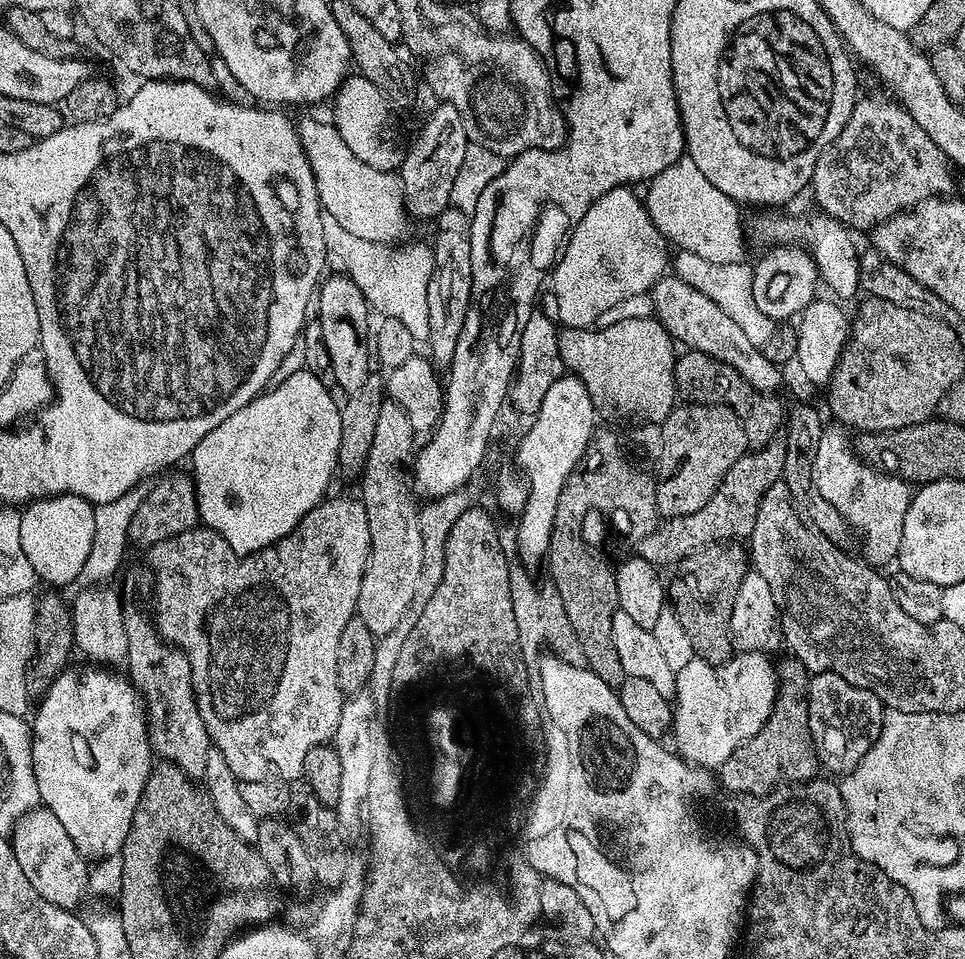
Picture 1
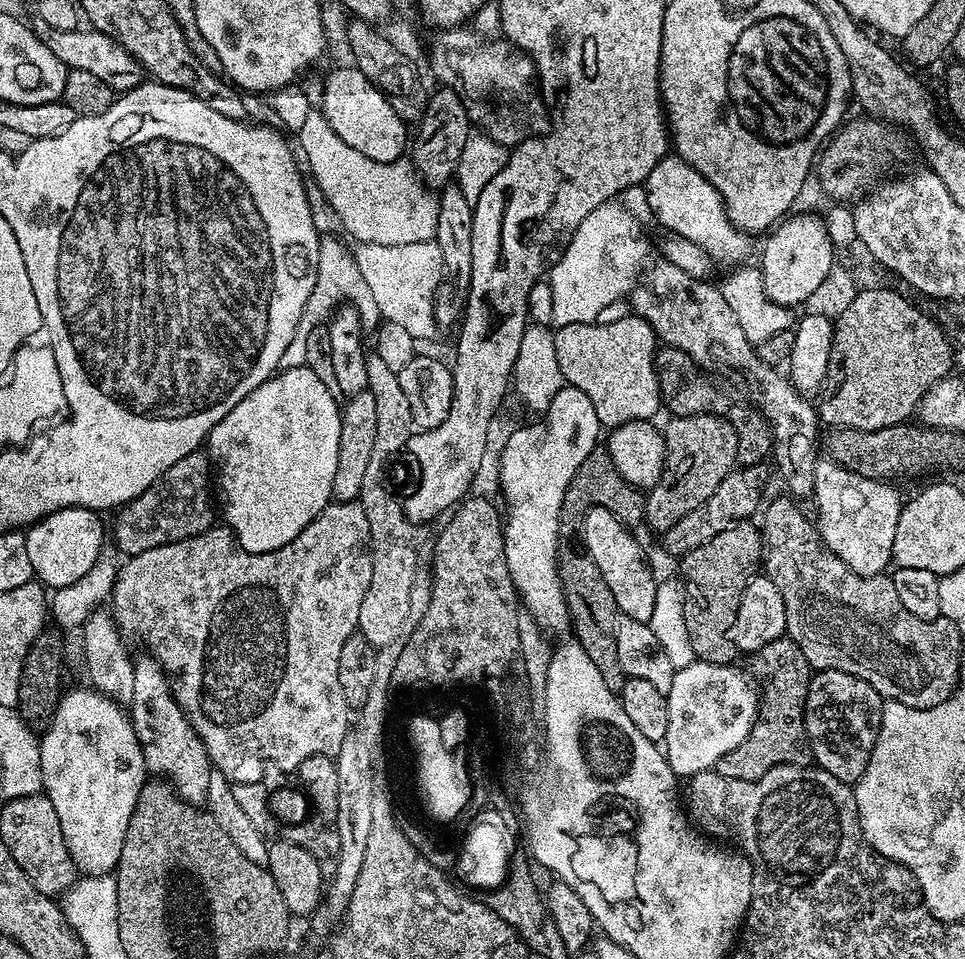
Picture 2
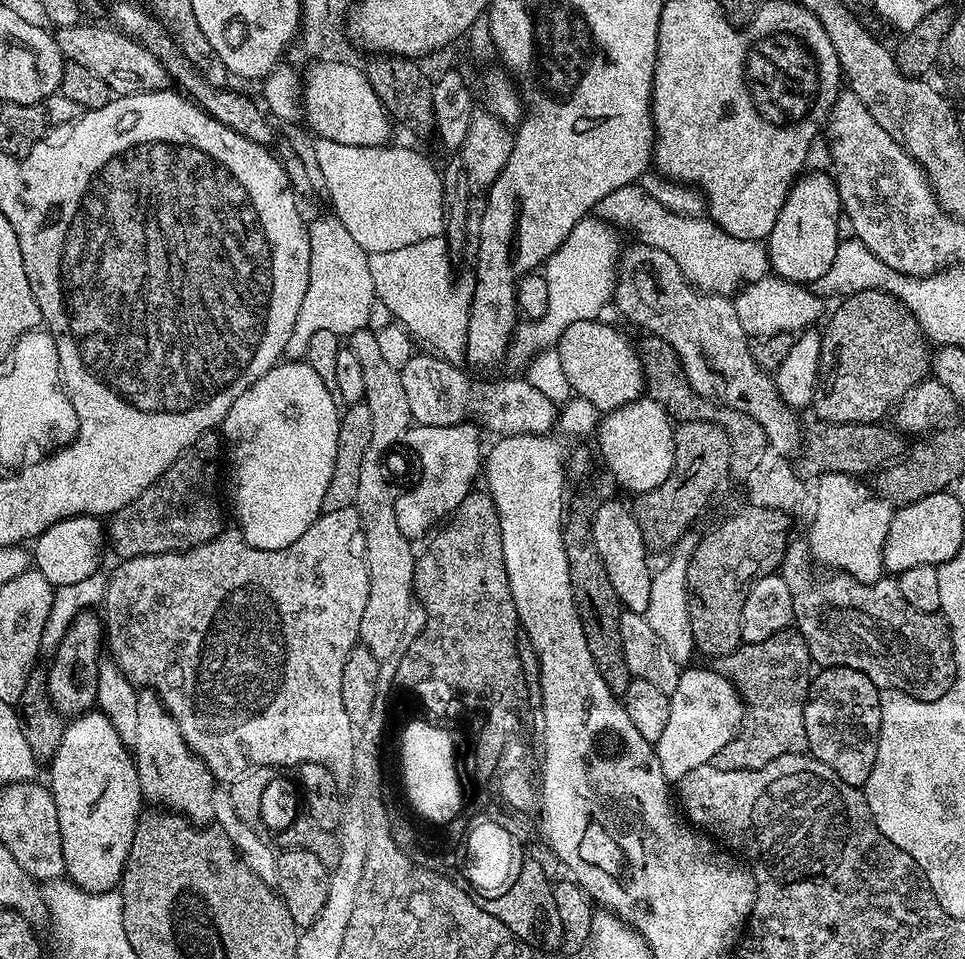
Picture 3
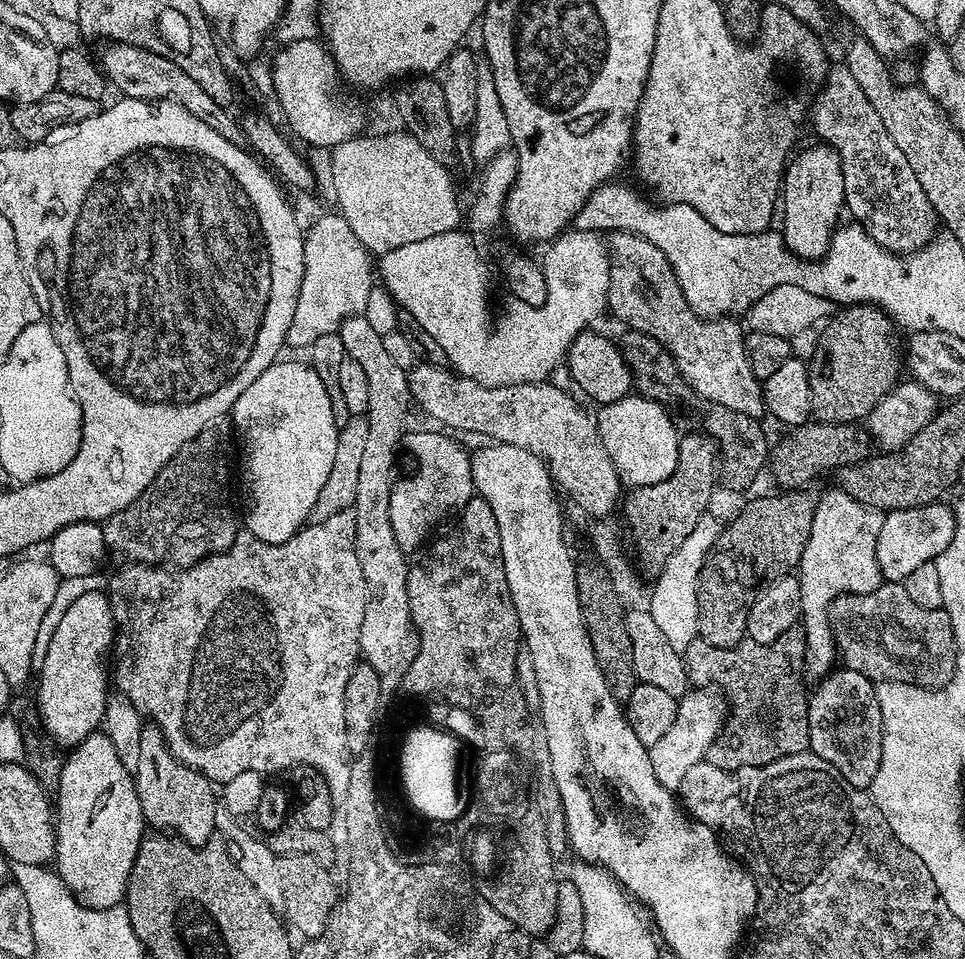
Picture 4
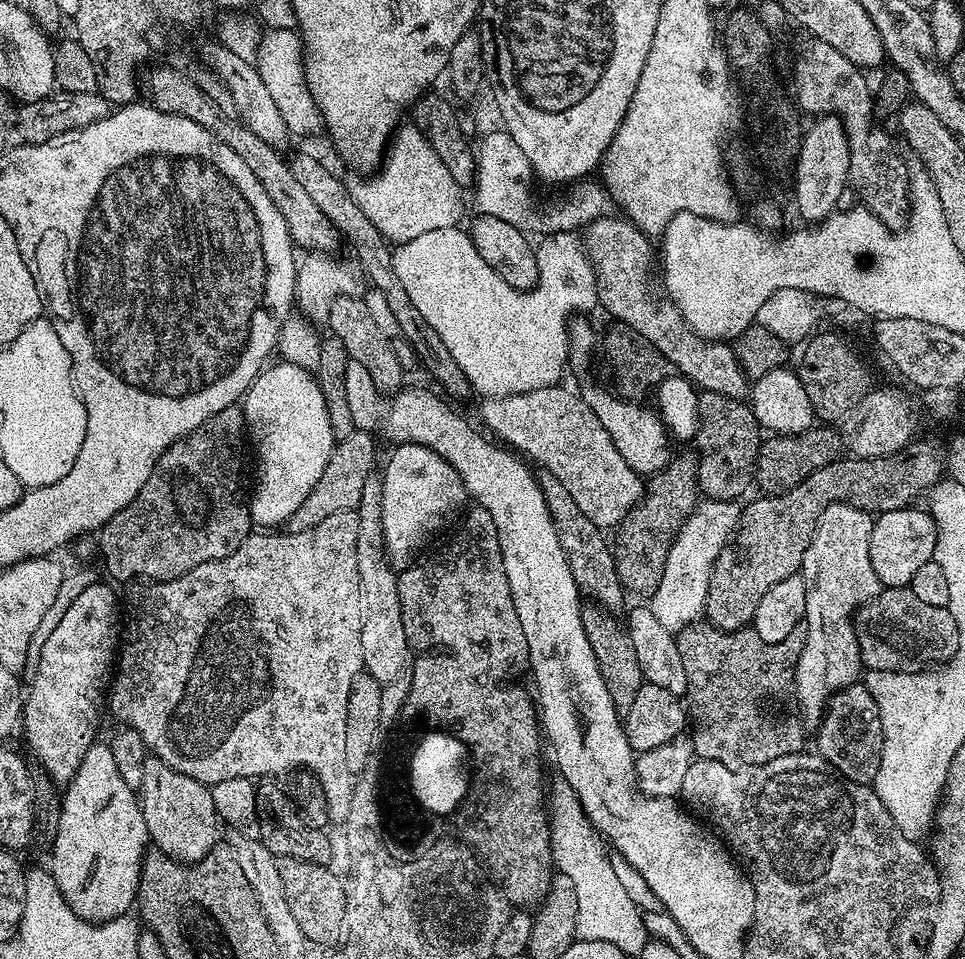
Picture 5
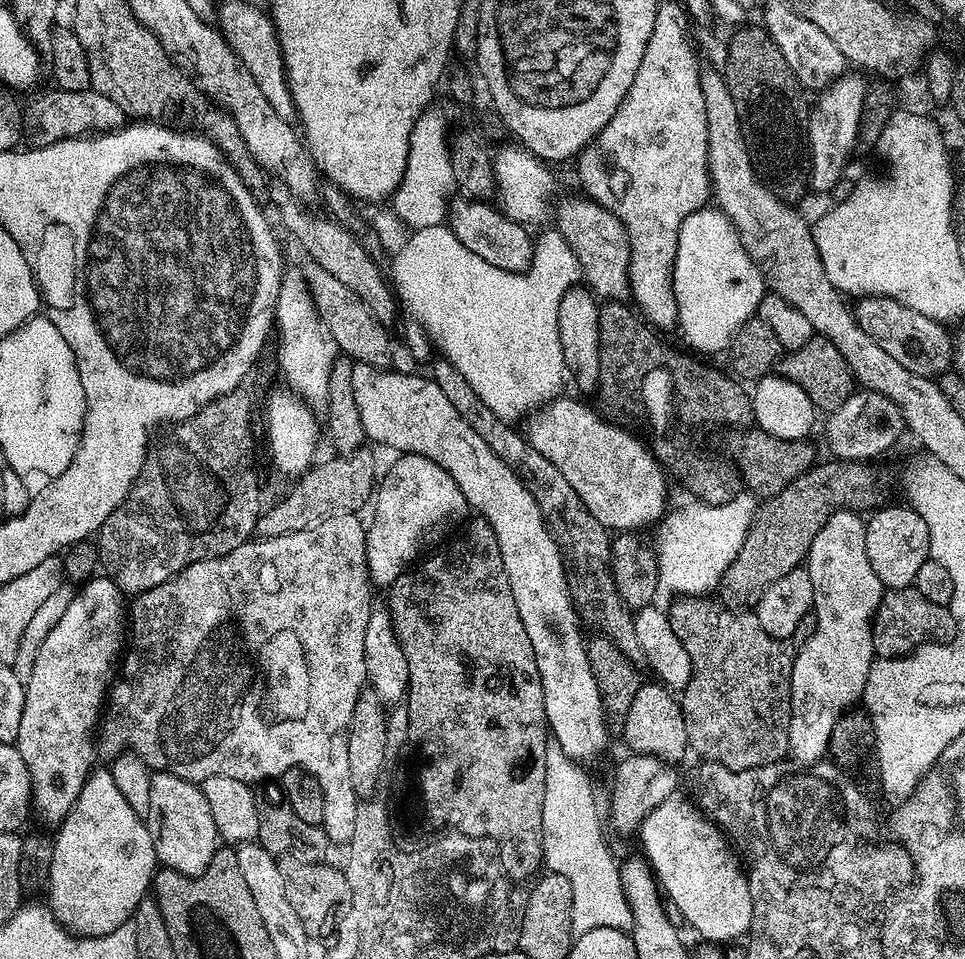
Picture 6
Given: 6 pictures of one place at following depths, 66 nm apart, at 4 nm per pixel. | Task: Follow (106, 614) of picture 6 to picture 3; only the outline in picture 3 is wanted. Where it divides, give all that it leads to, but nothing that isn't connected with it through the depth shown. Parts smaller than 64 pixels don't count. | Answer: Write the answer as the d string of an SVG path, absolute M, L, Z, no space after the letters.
M85 610L68 625L65 636L50 657L47 665L48 693L54 706L65 718L75 718L91 709L96 703L98 690L98 666L102 659L102 645L106 640L106 629L95 611Z

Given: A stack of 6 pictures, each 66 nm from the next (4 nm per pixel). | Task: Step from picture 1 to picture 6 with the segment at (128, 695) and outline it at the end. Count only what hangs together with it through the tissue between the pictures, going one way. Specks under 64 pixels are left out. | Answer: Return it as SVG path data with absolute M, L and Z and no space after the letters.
M93 771L78 794L78 800L55 829L52 841L52 861L46 885L47 903L57 922L78 936L101 936L118 930L129 923L138 908L149 895L152 877L158 871L158 861L152 835L145 817L132 809L130 802L122 798L118 786L114 786L111 771Z

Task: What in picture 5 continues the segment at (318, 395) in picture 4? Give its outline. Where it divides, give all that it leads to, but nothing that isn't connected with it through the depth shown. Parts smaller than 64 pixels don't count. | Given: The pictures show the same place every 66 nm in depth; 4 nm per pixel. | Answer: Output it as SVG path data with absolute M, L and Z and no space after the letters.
M269 363L242 397L246 432L250 444L256 447L260 455L260 477L256 480L256 489L250 492L250 511L253 525L260 527L261 524L264 530L275 529L272 528L275 524L287 525L294 510L306 502L306 494L310 494L318 478L322 478L322 470L326 470L334 447L330 414L326 414L326 398L322 398L322 390L315 375L297 364L279 363Z

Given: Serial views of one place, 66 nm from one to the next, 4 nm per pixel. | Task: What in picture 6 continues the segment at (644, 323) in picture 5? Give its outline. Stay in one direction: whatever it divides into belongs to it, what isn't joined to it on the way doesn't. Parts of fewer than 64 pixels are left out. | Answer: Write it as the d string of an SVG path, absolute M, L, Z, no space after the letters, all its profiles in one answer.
M579 199L566 201L557 212L555 209L555 227L562 234L562 238L566 238L570 250L574 250L580 263L583 283L601 301L627 301L630 296L628 271L632 261L630 258L632 247L628 241L626 226L622 226L622 222L618 222L618 218L610 214L610 210L598 206L593 200Z

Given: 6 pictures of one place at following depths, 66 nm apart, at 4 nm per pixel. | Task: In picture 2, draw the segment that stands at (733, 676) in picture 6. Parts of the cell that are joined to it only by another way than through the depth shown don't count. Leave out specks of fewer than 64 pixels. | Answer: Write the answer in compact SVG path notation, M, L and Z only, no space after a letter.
M785 634L762 646L762 650L755 653L751 660L751 675L758 681L760 710L746 742L730 750L730 754L716 764L714 771L726 778L757 780L779 764L808 764L810 760L804 711L814 669L806 662L806 654L802 654L802 650L798 650L796 643Z

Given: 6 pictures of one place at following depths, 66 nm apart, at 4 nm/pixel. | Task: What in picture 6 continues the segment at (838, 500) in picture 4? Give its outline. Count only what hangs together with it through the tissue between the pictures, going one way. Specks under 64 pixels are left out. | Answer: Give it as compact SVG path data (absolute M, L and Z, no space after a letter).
M836 512L818 530L808 547L806 567L810 582L814 586L812 612L816 625L808 636L808 641L797 647L794 666L792 667L792 693L790 694L790 734L788 735L788 752L791 759L798 764L814 764L828 756L830 734L842 718L842 714L853 707L852 704L864 695L866 678L870 674L874 654L872 650L872 619L880 600L886 591L884 583L874 574L870 566L870 557L866 554L866 520L858 512Z

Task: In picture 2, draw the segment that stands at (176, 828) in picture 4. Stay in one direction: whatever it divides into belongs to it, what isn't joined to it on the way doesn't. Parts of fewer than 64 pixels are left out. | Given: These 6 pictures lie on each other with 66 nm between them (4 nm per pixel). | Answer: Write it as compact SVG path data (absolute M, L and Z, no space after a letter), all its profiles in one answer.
M151 658L134 663L134 698L130 705L134 734L142 746L144 767L153 777L163 778L182 799L197 806L207 805L212 760L202 746L202 738L178 706L173 681Z

